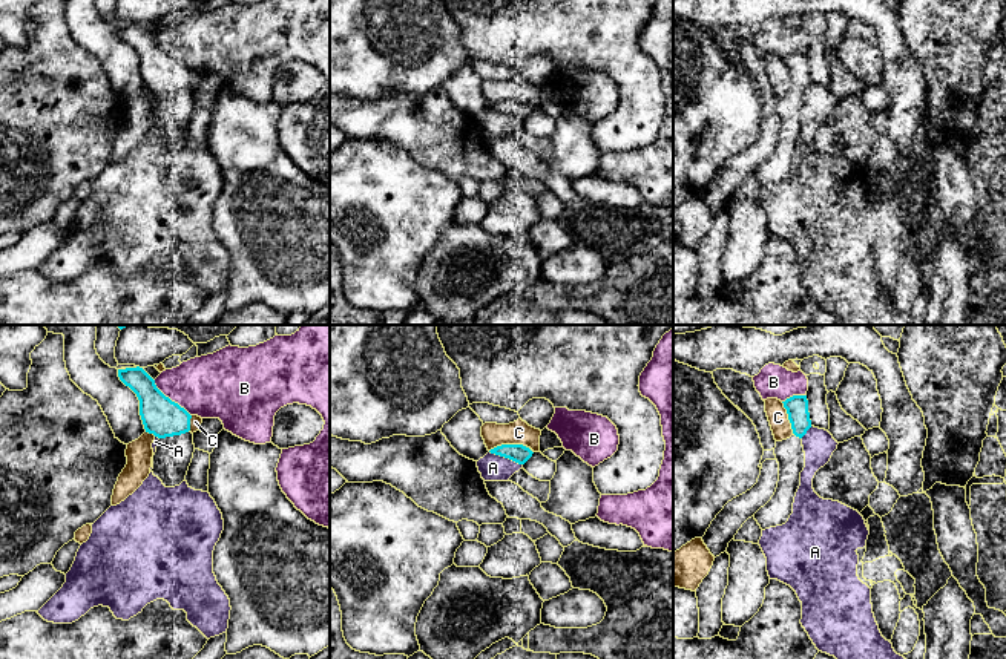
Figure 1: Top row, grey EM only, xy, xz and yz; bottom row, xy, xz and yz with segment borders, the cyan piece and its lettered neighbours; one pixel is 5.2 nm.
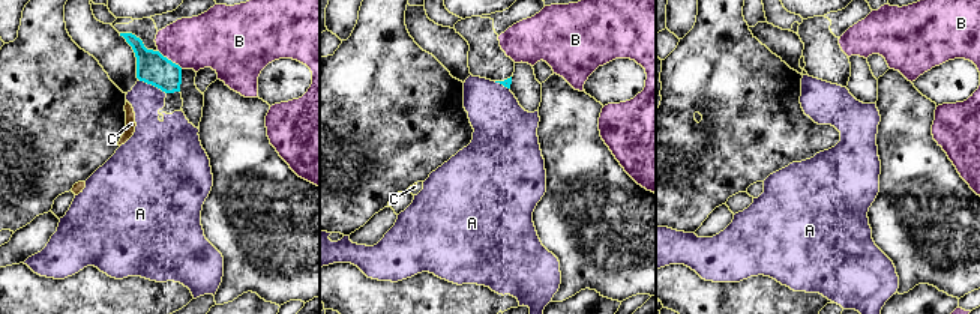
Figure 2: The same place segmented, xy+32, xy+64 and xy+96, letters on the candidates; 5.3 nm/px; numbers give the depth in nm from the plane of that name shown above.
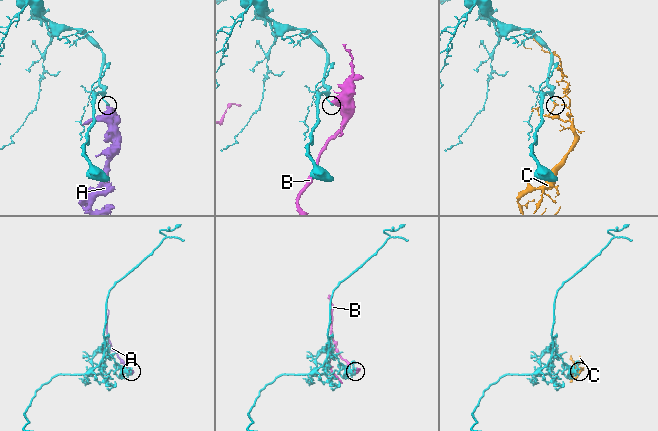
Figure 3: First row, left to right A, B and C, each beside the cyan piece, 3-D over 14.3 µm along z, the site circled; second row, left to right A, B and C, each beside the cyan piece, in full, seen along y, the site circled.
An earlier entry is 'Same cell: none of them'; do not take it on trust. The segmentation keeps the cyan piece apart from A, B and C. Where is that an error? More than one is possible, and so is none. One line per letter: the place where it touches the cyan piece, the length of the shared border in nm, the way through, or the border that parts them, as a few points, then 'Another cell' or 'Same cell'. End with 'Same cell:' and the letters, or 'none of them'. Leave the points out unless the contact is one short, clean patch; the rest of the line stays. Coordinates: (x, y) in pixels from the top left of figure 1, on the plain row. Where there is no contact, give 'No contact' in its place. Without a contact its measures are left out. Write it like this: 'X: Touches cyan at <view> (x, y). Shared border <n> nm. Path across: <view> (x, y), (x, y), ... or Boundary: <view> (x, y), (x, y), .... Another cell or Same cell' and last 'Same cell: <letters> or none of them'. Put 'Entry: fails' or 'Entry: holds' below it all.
A: Touches cyan at xz (506, 114). Shared border 190 nm. Another cell
B: Touches cyan at xy (169, 55). Shared border 280 nm. Another cell
C: Touches cyan at xz (506, 101). Shared border 190 nm. Another cell
Same cell: none of them
Entry: holds

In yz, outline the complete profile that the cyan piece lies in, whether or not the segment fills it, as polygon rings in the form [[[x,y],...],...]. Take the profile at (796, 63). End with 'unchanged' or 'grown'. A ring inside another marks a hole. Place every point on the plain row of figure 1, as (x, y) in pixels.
[[[793,52],[782,60],[787,66],[793,90],[802,95],[811,84],[807,52]]]; unchanged

